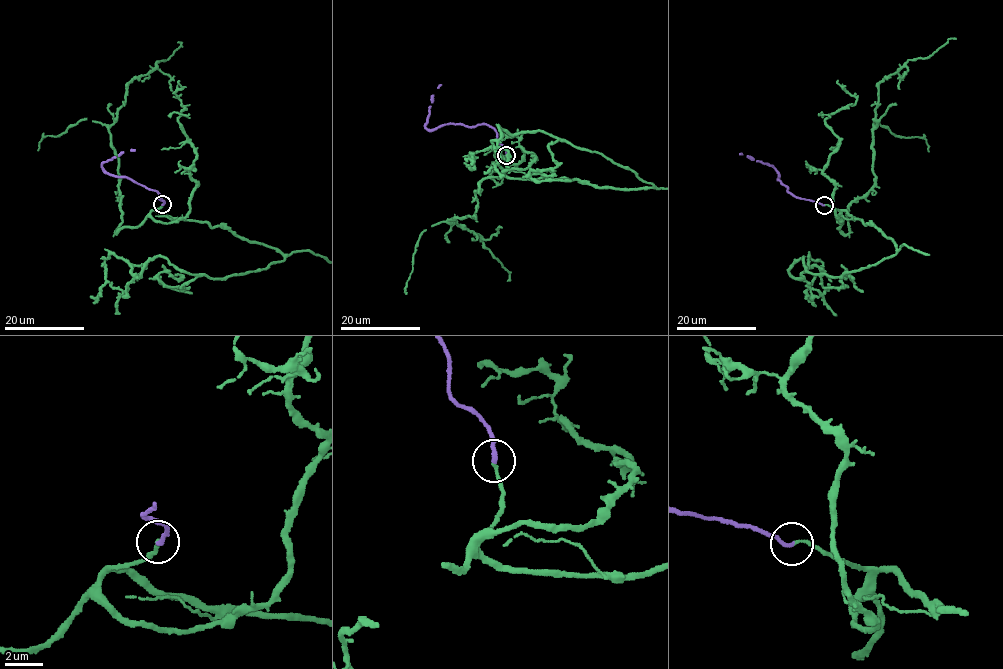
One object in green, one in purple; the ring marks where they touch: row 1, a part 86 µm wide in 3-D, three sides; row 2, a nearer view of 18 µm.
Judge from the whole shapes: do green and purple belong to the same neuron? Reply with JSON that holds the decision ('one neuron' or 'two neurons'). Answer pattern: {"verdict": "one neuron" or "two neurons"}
{"verdict": "one neuron"}

